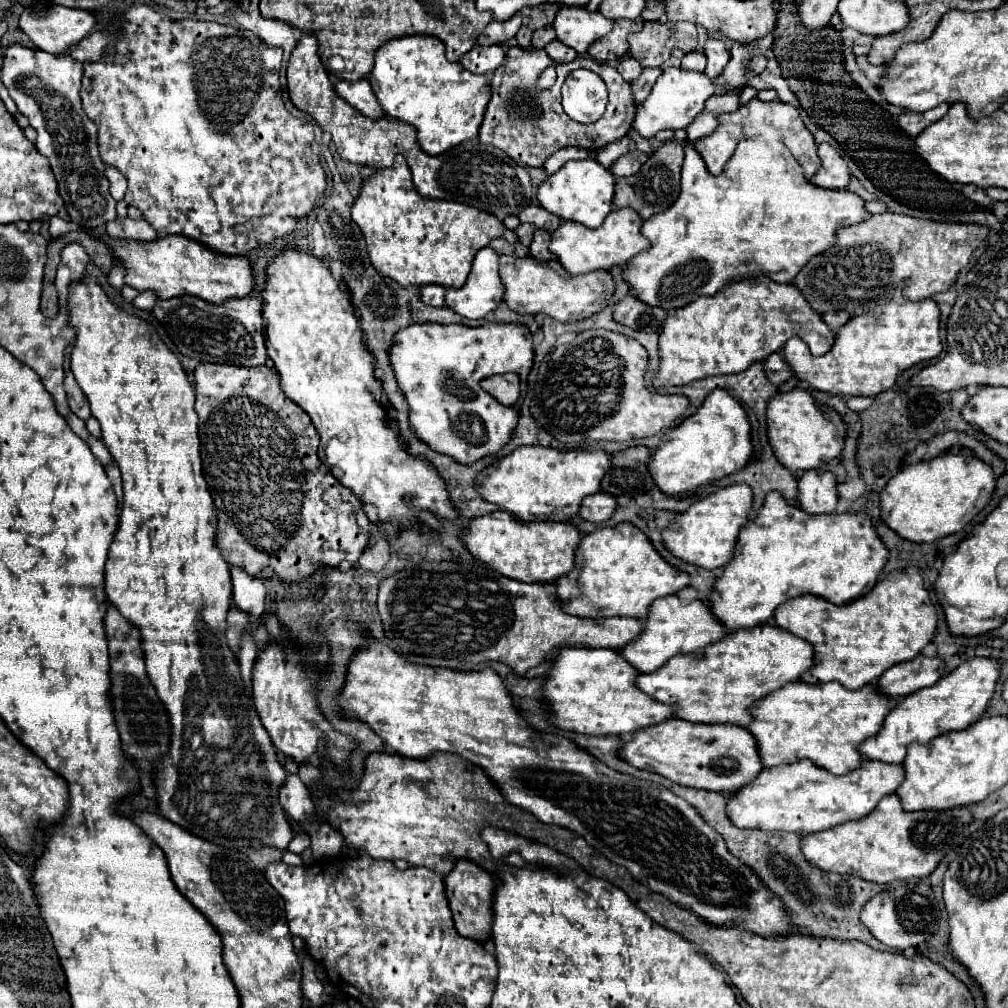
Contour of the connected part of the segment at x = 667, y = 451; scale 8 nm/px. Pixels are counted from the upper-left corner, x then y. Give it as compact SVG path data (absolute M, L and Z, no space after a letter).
M716 390L708 396L708 400L704 400L694 416L664 434L662 444L652 456L652 478L668 496L718 482L720 478L742 470L752 458L754 446L750 432L752 428L742 404L726 390Z

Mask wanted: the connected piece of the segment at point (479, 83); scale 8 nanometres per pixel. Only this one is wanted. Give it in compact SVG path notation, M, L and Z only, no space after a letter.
M402 36L378 48L374 70L368 80L376 90L376 98L384 112L412 124L418 130L424 152L438 156L464 140L478 138L492 96L488 78L478 74L494 72L504 62L504 56L506 50L500 44L474 46L460 62L450 62L444 54L442 40L436 40L434 36Z

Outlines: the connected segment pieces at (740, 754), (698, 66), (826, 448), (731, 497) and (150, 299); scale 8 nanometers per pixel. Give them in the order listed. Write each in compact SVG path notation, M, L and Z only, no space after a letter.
M682 718L656 724L656 728L648 728L648 732L636 732L636 736L630 736L622 746L620 756L630 760L632 766L654 770L680 786L710 792L740 790L752 784L762 772L758 742L748 728L732 724L694 724Z
M690 52L682 58L682 70L704 72L704 68L706 68L706 56L700 52Z
M794 388L790 392L778 392L768 404L768 438L774 448L776 458L792 472L822 468L830 460L838 458L844 450L848 424L832 408L818 408L814 398L804 388Z
M732 484L728 488L722 488L708 498L692 504L686 512L682 512L674 524L666 526L662 536L666 548L696 566L702 566L706 570L720 570L724 564L728 564L734 558L734 550L738 544L740 530L746 526L750 520L752 512L752 488L748 484Z
M144 290L144 292L140 292L134 298L134 304L138 304L138 308L142 308L142 310L152 310L154 304L156 304L156 300L158 300L158 296L152 290Z

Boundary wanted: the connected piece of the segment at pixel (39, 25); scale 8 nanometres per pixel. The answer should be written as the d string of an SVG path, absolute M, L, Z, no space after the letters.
M52 6L48 16L36 16L34 8L26 8L20 16L20 28L36 44L36 48L58 54L78 44L98 26L98 18L88 10Z

